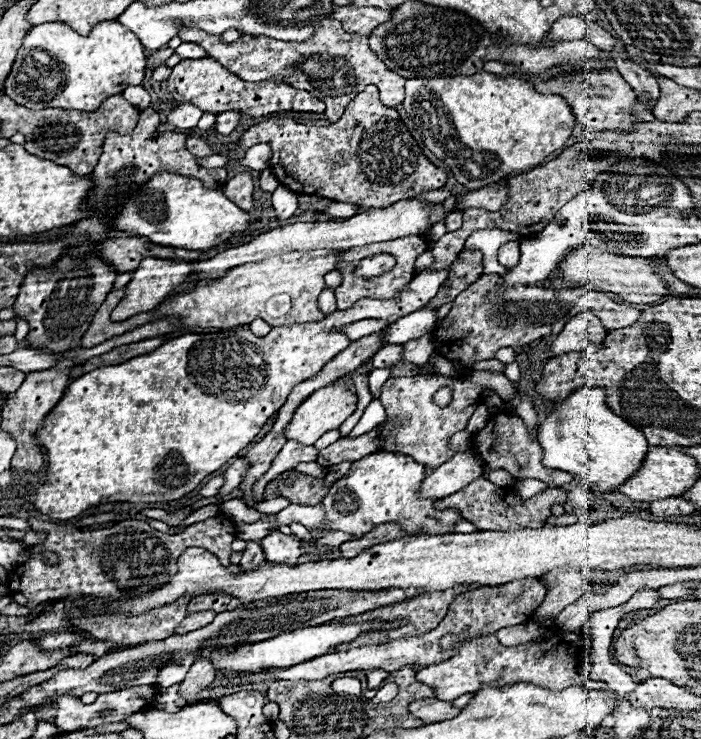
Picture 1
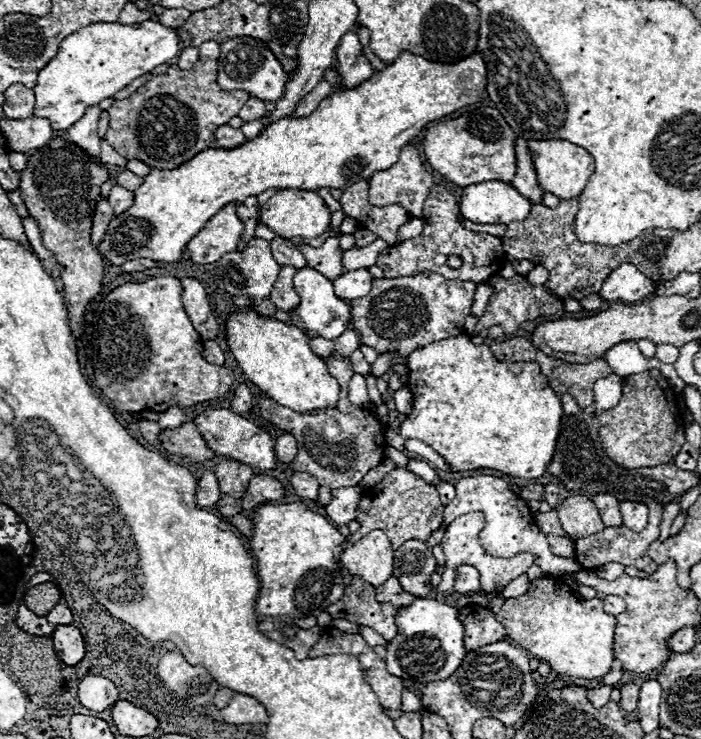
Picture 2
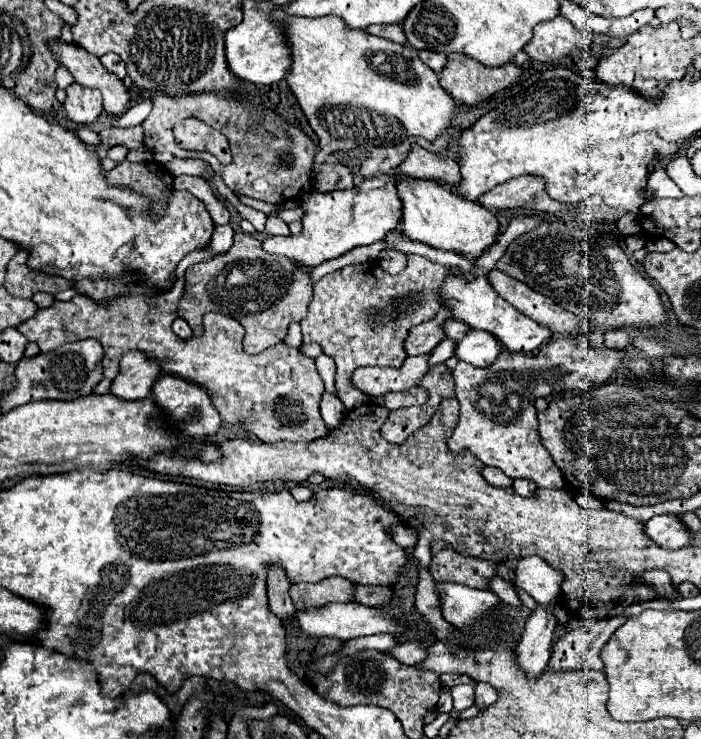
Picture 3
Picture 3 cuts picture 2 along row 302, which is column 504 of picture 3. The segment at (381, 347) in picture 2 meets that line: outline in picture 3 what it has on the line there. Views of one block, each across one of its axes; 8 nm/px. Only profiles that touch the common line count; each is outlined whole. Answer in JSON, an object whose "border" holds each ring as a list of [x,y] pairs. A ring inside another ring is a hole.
{"border":[[[592,330],[586,342],[572,336],[556,336],[536,356],[504,350],[490,368],[458,362],[452,378],[460,414],[452,440],[458,448],[470,450],[482,464],[496,466],[510,478],[528,478],[540,488],[564,488],[562,472],[540,442],[534,400],[562,390],[592,390],[608,384],[624,368],[626,360],[628,354],[604,346],[604,330]]]}

